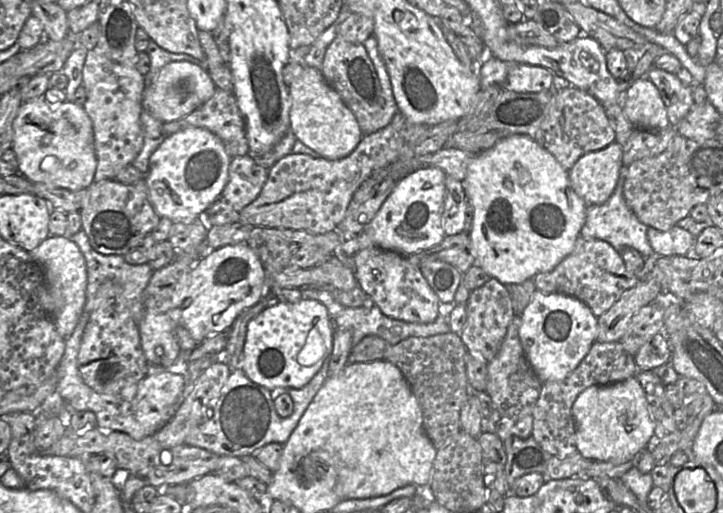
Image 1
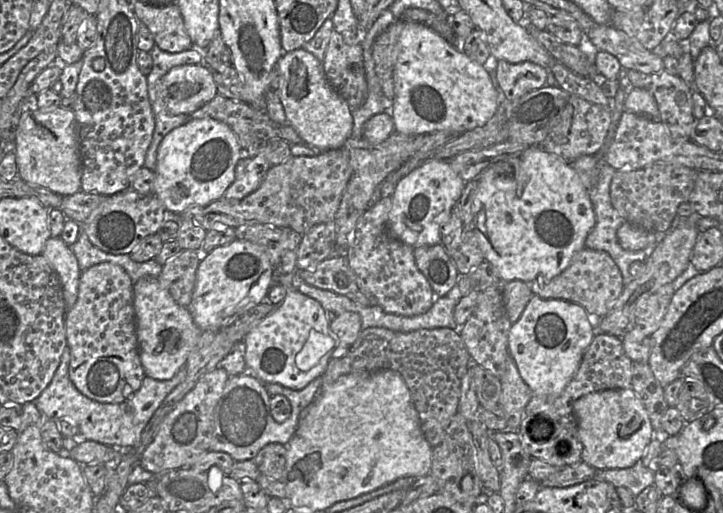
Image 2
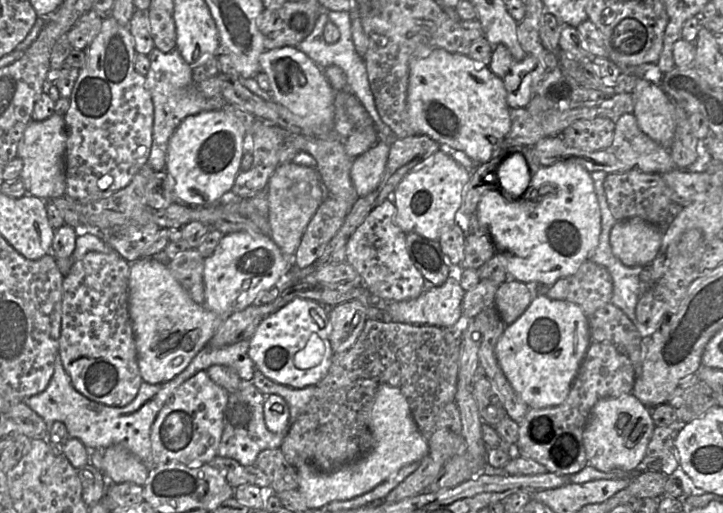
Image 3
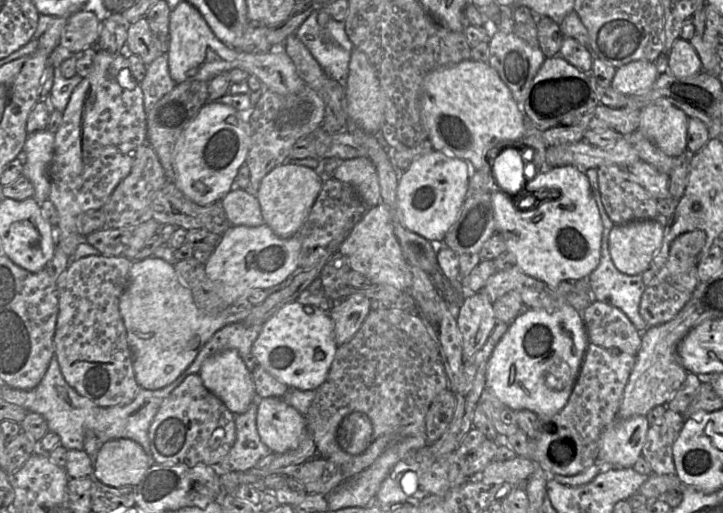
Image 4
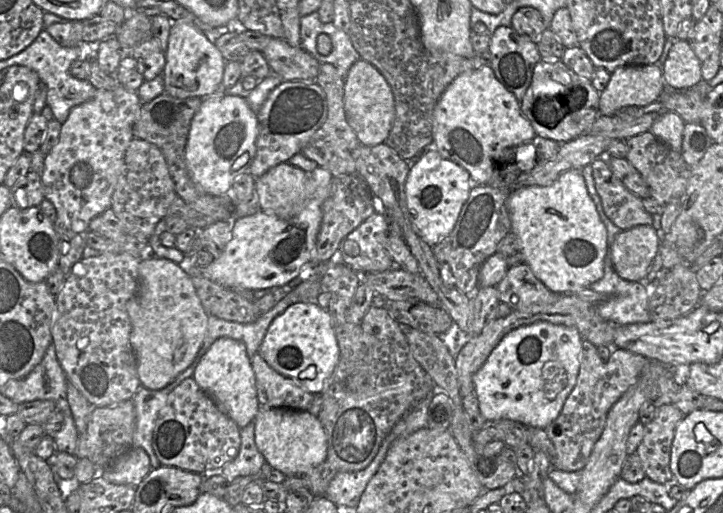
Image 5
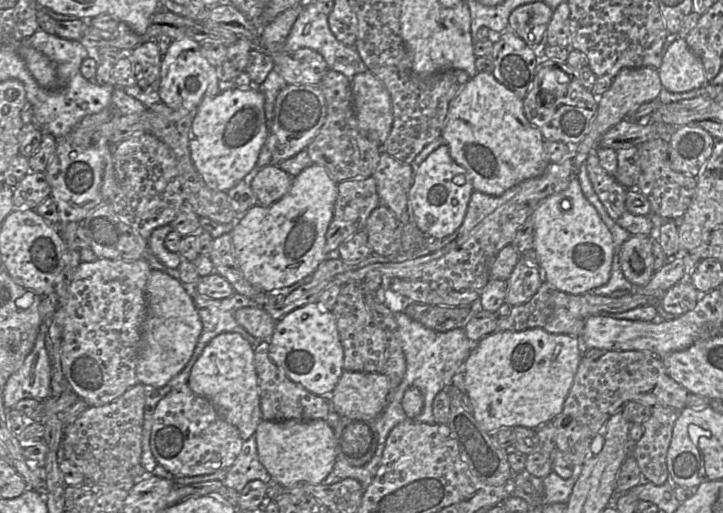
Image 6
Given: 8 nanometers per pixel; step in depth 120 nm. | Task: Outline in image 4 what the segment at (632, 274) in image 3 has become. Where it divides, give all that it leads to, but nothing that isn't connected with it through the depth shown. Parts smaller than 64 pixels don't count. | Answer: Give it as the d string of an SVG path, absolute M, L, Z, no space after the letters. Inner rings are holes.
M589 168L585 171L586 176L589 179L589 183L592 189L592 193L603 224L602 242L601 242L601 253L600 262L597 268L589 275L589 284L594 293L594 300L602 302L620 309L631 321L634 327L638 331L643 331L647 327L645 321L640 315L640 302L642 294L646 288L643 283L642 275L626 275L621 273L614 265L610 251L609 251L609 235L613 226L615 225L604 208L601 200L601 195L598 187L598 172L596 168Z

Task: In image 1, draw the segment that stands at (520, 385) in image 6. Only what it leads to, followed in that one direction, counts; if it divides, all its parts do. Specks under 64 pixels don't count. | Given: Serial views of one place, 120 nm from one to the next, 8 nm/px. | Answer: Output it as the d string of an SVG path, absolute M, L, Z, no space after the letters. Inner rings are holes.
M536 290L521 315L519 339L530 366L543 384L567 378L588 354L596 336L597 317L574 297Z

